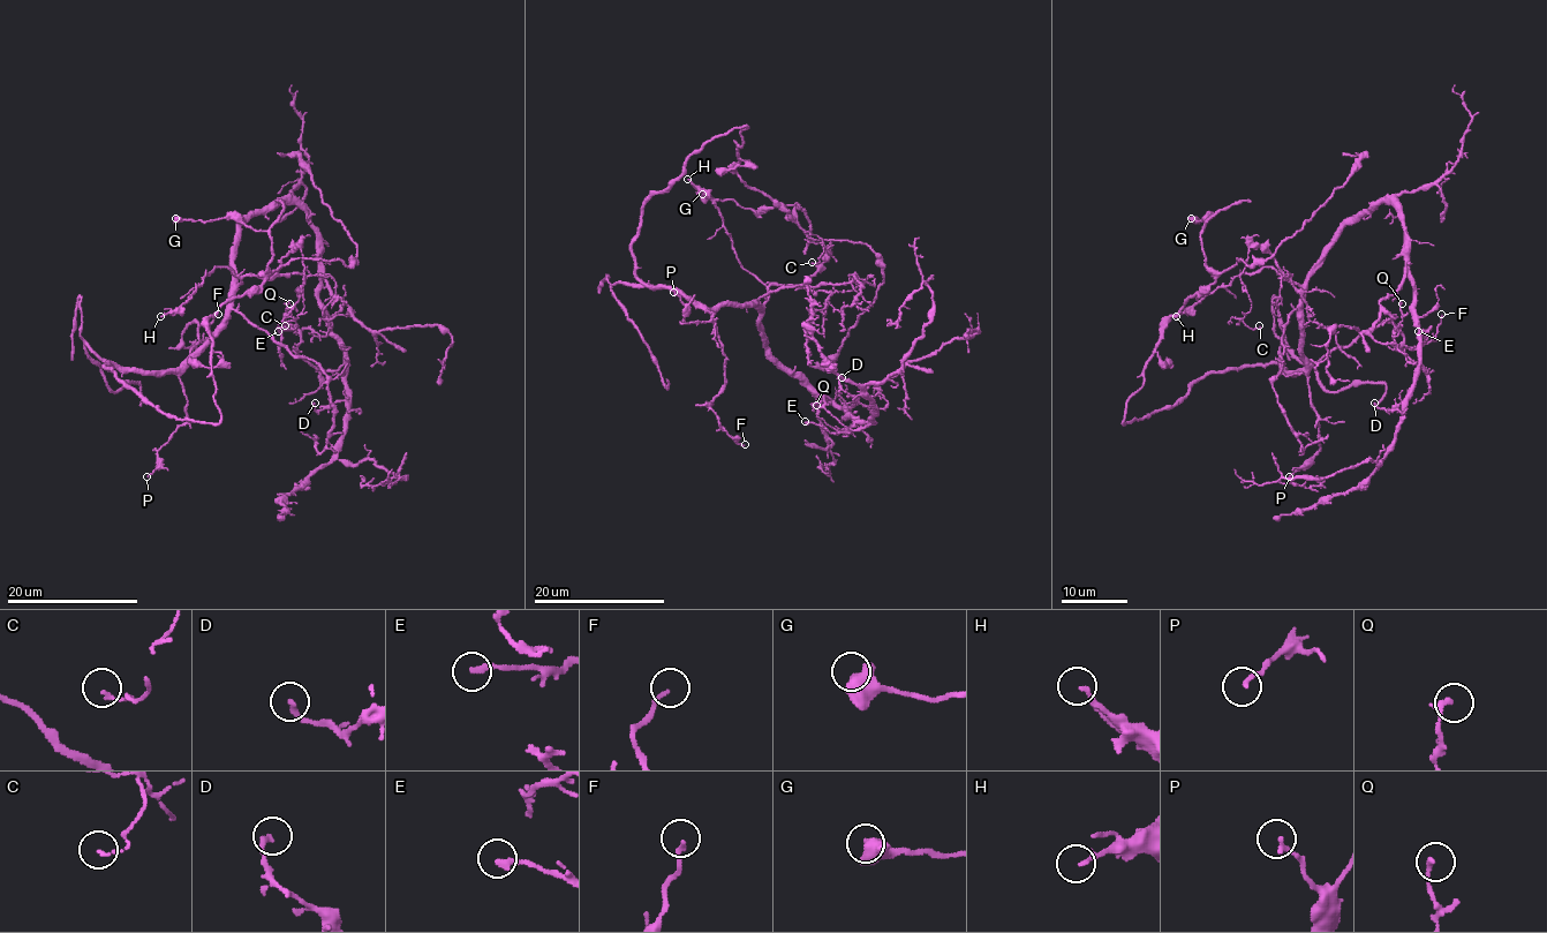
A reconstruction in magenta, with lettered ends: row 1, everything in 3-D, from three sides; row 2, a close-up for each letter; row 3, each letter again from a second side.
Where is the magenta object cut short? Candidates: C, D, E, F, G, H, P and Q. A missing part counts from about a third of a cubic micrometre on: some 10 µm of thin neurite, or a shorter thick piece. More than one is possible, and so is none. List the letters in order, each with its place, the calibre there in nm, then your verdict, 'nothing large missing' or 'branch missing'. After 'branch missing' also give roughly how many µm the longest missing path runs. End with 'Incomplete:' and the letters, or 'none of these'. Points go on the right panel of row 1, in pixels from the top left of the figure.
C: at (1259, 325); 120 nm thick; nothing large missing
D: at (1374, 403); 220 nm thick; nothing large missing
E: at (1418, 331); 280 nm thick; nothing large missing
F: at (1441, 314); 160 nm thick; nothing large missing
G: at (1191, 218); 750 nm thick; nothing large missing
H: at (1176, 316); 150 nm thick; nothing large missing
P: at (1289, 476); 170 nm thick; nothing large missing
Q: at (1402, 303); 200 nm thick; nothing large missing
Incomplete: none of these

